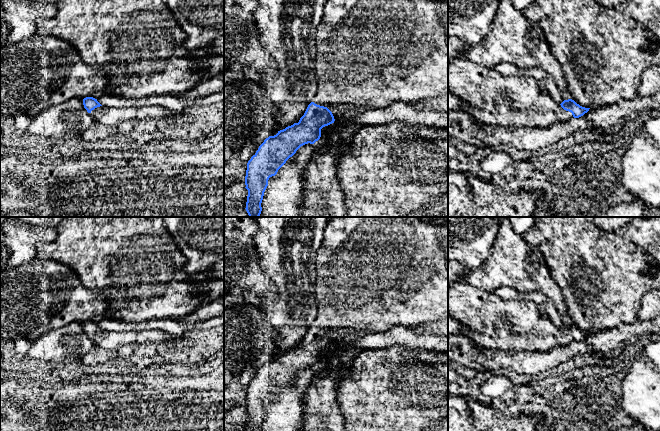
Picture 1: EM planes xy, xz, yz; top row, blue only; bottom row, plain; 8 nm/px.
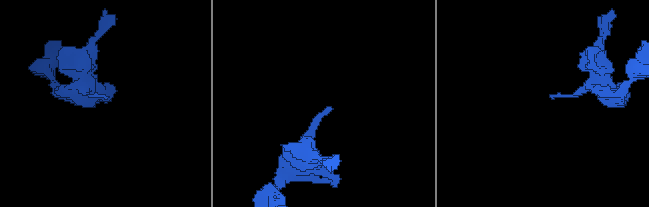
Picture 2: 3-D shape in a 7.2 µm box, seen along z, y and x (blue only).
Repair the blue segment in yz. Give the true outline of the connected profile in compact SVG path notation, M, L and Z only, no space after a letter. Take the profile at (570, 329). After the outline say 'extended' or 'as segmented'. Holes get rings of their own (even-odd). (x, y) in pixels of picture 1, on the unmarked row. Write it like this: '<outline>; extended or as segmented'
M465 280L454 282L448 288L448 314L468 327L462 334L472 344L500 351L545 352L579 342L590 333L580 330L572 323L559 328L548 317L541 316L535 303L525 300L502 300L494 292L474 288Z; extended

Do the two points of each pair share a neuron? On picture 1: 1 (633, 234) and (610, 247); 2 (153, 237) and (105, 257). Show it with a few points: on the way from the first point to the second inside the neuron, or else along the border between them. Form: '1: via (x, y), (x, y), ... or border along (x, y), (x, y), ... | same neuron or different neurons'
1: border along (614, 232), (645, 252) | different neurons
2: via (141, 249), (137, 253), (117, 253) | same neuron

